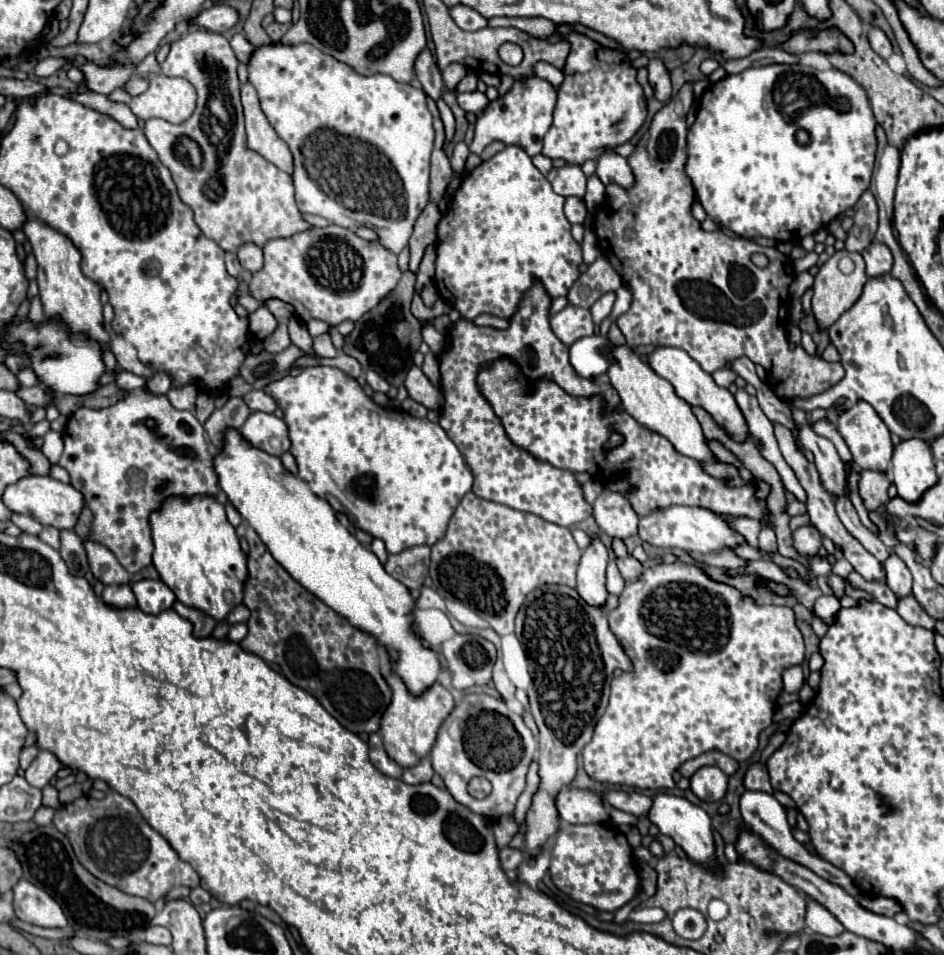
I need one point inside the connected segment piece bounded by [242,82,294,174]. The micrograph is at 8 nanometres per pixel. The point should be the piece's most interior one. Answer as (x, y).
(261, 137)

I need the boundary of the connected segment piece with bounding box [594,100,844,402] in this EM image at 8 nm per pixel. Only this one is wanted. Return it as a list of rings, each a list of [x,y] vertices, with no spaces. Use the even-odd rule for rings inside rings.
[[[670,100],[654,116],[652,126],[628,156],[628,164],[634,172],[634,186],[624,190],[618,184],[608,184],[606,200],[594,214],[594,234],[598,238],[600,250],[612,268],[620,274],[622,284],[632,292],[630,310],[618,318],[618,328],[626,336],[628,346],[638,348],[640,344],[654,344],[682,348],[706,372],[724,368],[726,362],[738,356],[748,356],[754,364],[760,364],[766,370],[768,386],[784,402],[792,398],[810,398],[830,390],[844,376],[842,364],[812,358],[800,344],[790,350],[786,330],[780,320],[786,316],[784,306],[788,306],[788,288],[794,280],[790,258],[776,248],[764,248],[750,240],[730,238],[722,230],[704,232],[700,222],[692,216],[694,188],[684,172],[686,134],[686,118],[678,112],[676,100]],[[754,252],[768,256],[766,268],[758,268],[750,260]]]

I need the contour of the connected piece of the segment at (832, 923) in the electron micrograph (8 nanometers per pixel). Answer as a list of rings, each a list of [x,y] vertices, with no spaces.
[[[806,896],[806,916],[804,922],[810,930],[824,934],[824,936],[838,936],[844,932],[844,926],[840,924],[840,920],[830,914],[822,904],[818,904],[816,900],[812,900],[810,896]]]

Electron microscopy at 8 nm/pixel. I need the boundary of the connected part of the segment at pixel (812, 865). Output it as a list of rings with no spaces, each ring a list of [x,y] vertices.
[[[748,790],[748,792],[740,798],[740,812],[742,812],[744,822],[750,826],[750,830],[756,832],[756,834],[758,834],[772,850],[776,850],[780,856],[784,856],[784,858],[788,858],[788,860],[794,860],[796,864],[806,866],[808,870],[816,872],[820,878],[824,878],[824,880],[840,886],[842,890],[846,890],[850,896],[858,896],[858,894],[860,894],[860,890],[858,890],[856,884],[850,880],[850,876],[846,876],[844,870],[840,870],[840,868],[832,866],[830,862],[822,860],[818,854],[810,854],[800,842],[796,842],[796,838],[792,836],[792,828],[790,828],[790,824],[788,824],[788,820],[786,820],[786,812],[784,812],[782,804],[780,804],[772,794]]]

